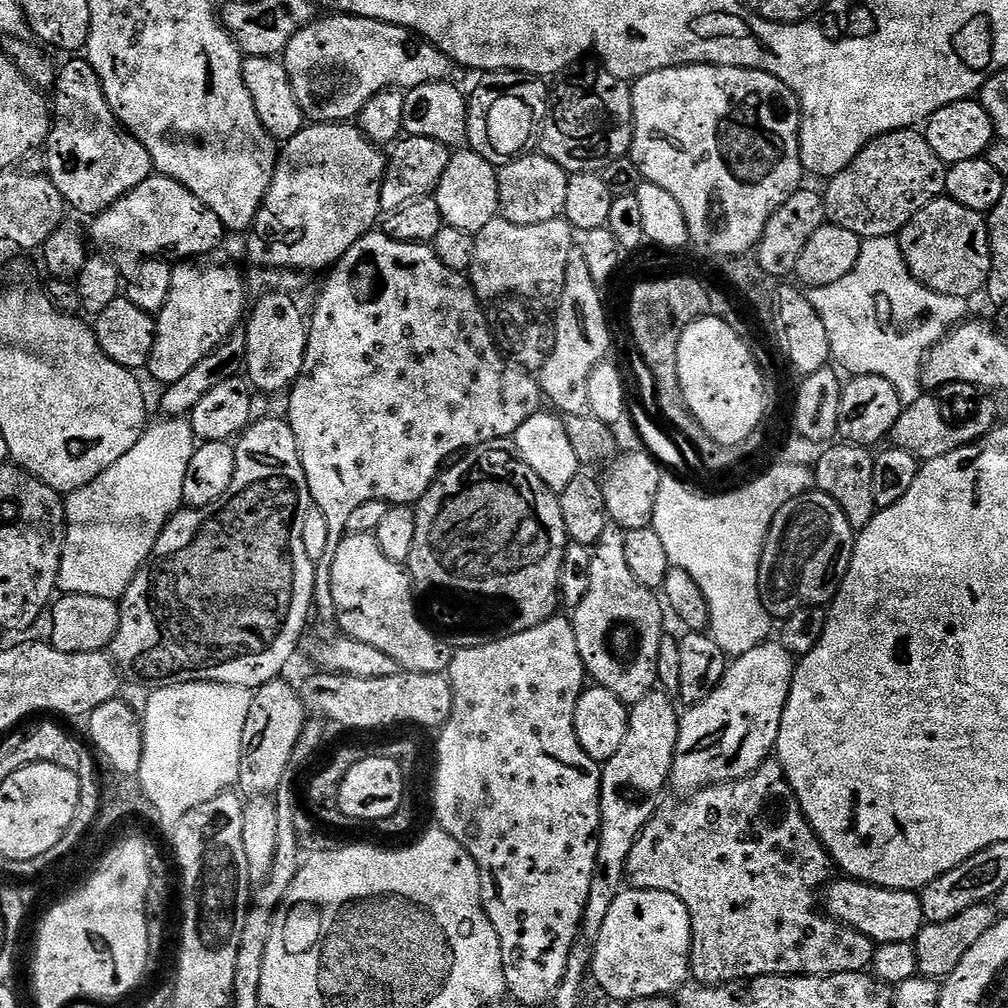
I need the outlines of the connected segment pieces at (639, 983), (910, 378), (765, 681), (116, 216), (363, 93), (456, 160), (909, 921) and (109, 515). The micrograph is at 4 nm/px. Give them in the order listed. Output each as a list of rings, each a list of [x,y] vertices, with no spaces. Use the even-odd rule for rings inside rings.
[[[629,887],[627,890],[620,891],[618,898],[614,898],[614,906],[610,906],[609,912],[606,913],[606,922],[602,922],[602,930],[596,939],[596,951],[592,954],[590,972],[593,977],[596,975],[596,980],[600,983],[600,988],[605,992],[605,997],[607,997],[608,1000],[648,1000],[652,996],[667,997],[669,994],[672,994],[668,992],[674,991],[673,993],[675,993],[677,989],[679,989],[681,985],[689,979],[691,958],[692,923],[690,922],[690,914],[686,910],[686,906],[682,903],[682,901],[678,898],[674,898],[674,894],[663,892],[662,890]]]
[[[896,236],[864,240],[860,245],[858,262],[854,262],[854,270],[850,270],[846,278],[841,278],[831,286],[811,289],[807,298],[814,310],[818,310],[822,326],[826,326],[832,360],[840,363],[852,376],[886,378],[886,382],[890,382],[890,386],[898,390],[898,398],[904,406],[918,402],[922,394],[920,369],[925,356],[944,335],[969,315],[967,312],[970,306],[968,300],[938,294],[915,280],[908,272],[900,241]]]
[[[779,642],[757,643],[754,650],[735,657],[725,667],[724,677],[709,691],[708,697],[700,704],[691,705],[681,715],[678,746],[674,750],[670,777],[671,787],[676,787],[678,791],[684,792],[683,794],[691,794],[699,792],[701,788],[726,784],[730,780],[740,780],[743,776],[757,772],[760,765],[773,755],[795,672],[796,664],[792,653],[786,651]]]
[[[159,174],[148,176],[146,182],[127,192],[121,200],[109,206],[108,211],[95,217],[91,224],[91,239],[93,236],[102,247],[108,248],[104,249],[107,255],[119,263],[121,273],[124,274],[135,273],[139,265],[157,258],[176,256],[175,259],[181,261],[205,256],[207,252],[217,251],[223,245],[220,243],[224,236],[226,237],[224,223],[220,221],[218,214],[214,214],[214,210],[210,210],[210,206],[206,206],[206,202],[194,198],[194,194],[190,194],[190,190],[186,190],[186,186],[182,186],[177,180]]]
[[[329,15],[329,20],[317,18],[303,28],[282,53],[282,63],[288,69],[298,102],[309,121],[322,124],[352,122],[379,92],[417,88],[419,84],[435,84],[449,79],[454,65],[442,50],[435,48],[423,36],[417,36],[409,28],[399,28],[381,20],[361,16]]]
[[[471,150],[453,151],[446,166],[446,174],[442,174],[434,195],[447,227],[478,233],[482,226],[486,226],[486,222],[500,216],[497,165]]]
[[[833,879],[827,885],[828,893],[822,896],[823,903],[824,900],[828,903],[827,915],[853,928],[855,932],[862,933],[873,945],[879,946],[890,942],[912,944],[917,934],[924,929],[924,911],[916,892],[898,892],[895,888],[878,888],[875,884],[866,884],[862,880],[839,879]]]
[[[160,418],[154,424],[145,427],[134,450],[124,451],[118,462],[98,474],[94,482],[67,493],[64,500],[64,553],[58,585],[61,593],[119,601],[151,556],[168,521],[181,511],[186,466],[190,466],[198,441],[187,419]],[[124,480],[128,480],[126,496]],[[130,480],[140,482],[134,482],[136,486],[132,486]]]

